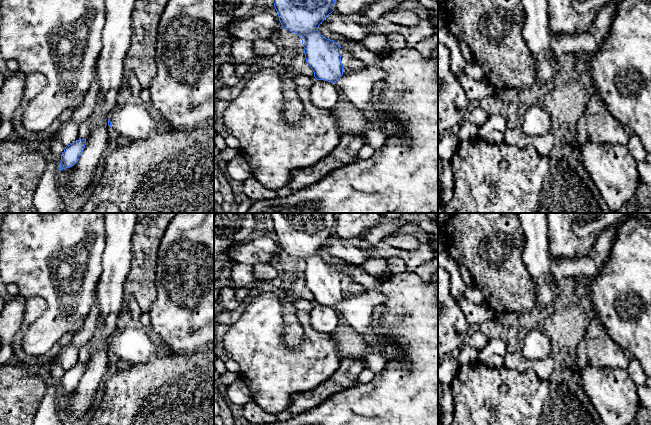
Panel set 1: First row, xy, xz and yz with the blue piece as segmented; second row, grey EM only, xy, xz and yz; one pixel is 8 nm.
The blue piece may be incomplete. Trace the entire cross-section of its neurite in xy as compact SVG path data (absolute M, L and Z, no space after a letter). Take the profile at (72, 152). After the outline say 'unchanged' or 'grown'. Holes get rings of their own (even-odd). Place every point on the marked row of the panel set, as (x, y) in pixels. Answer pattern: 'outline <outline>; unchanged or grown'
outline M86 138L76 140L74 143L67 145L61 155L60 171L74 166L81 156L86 145Z; unchanged

